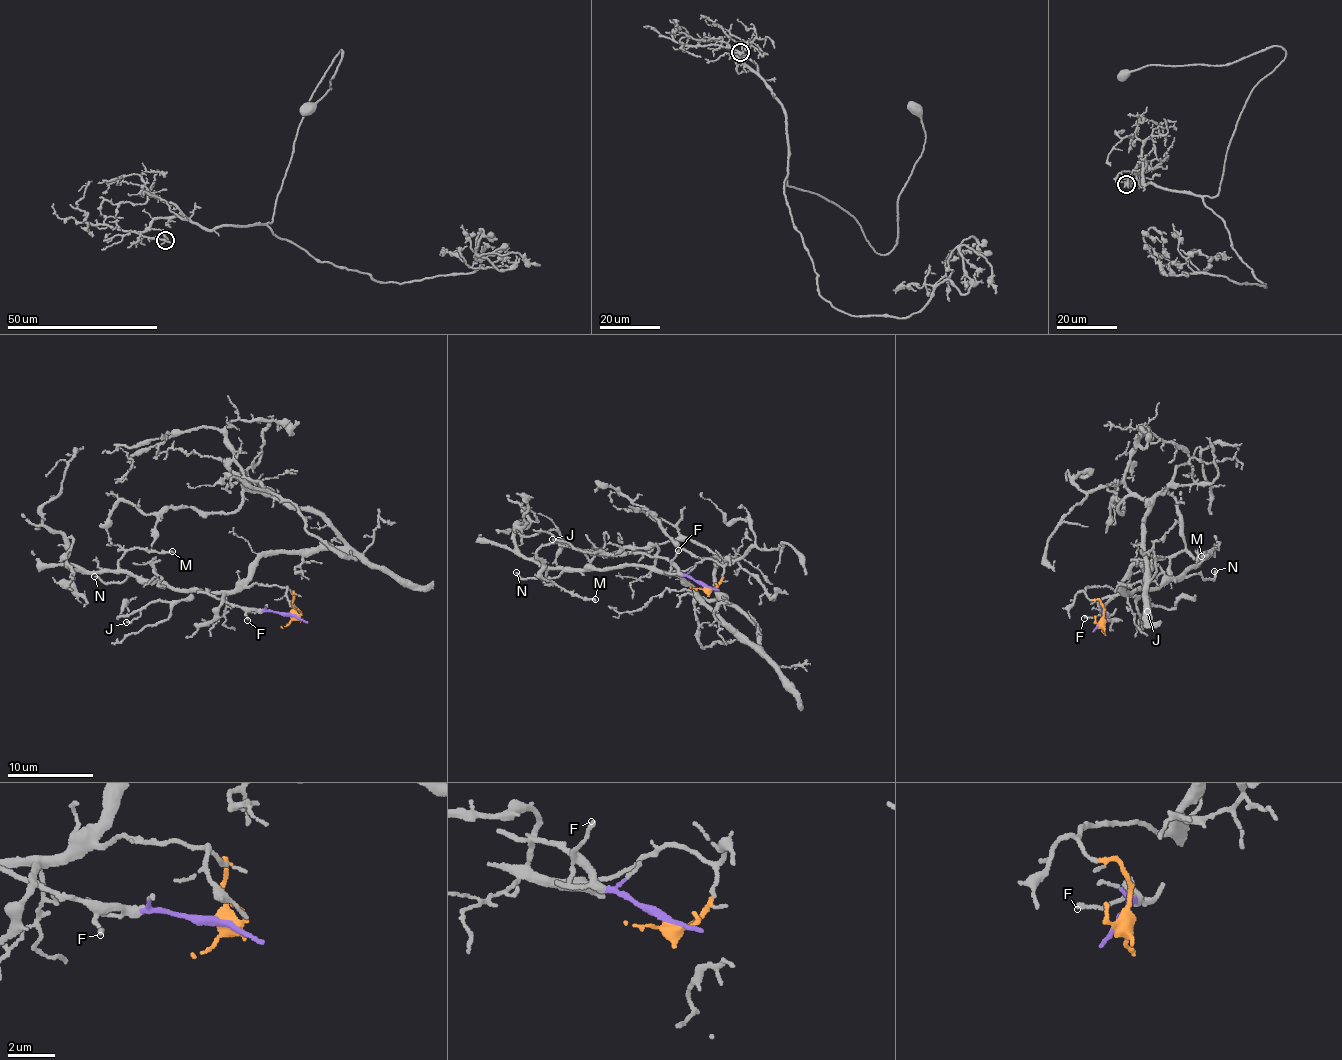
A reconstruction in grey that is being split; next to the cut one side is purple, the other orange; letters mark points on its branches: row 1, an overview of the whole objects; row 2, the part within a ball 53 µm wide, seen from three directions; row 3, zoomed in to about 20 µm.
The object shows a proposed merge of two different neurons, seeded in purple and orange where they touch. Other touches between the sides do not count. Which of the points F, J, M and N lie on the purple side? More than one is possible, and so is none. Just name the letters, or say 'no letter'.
F, J

